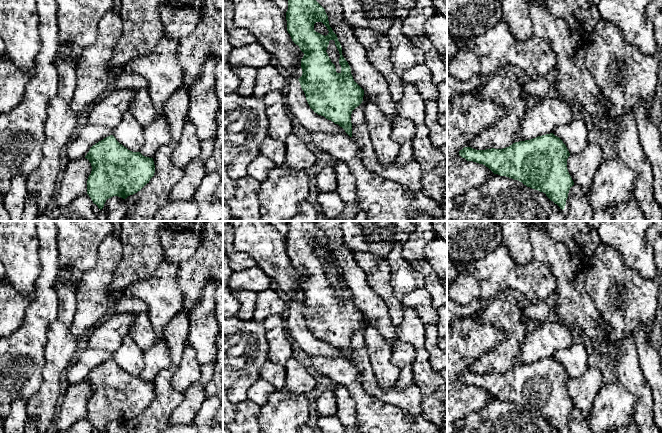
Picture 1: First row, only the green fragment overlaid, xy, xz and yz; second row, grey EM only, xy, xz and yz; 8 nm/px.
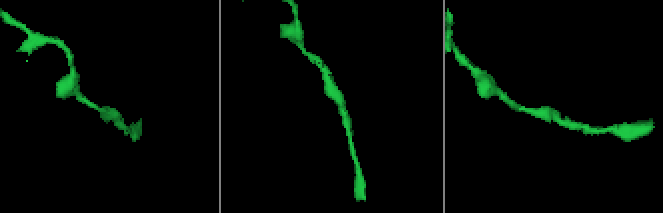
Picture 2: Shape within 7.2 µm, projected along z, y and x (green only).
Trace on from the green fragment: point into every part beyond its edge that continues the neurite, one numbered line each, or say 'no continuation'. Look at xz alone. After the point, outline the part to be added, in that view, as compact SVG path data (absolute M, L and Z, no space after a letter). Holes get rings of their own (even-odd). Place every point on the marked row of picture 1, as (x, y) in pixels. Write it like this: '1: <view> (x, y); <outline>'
no continuation

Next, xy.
no continuation

